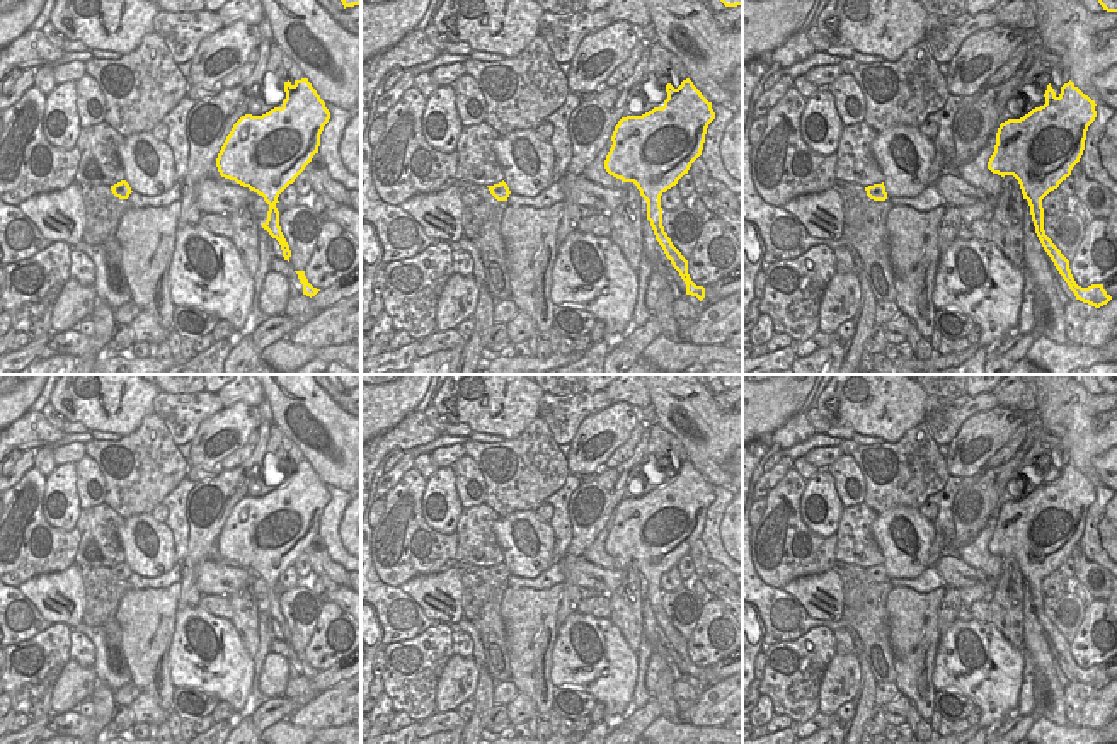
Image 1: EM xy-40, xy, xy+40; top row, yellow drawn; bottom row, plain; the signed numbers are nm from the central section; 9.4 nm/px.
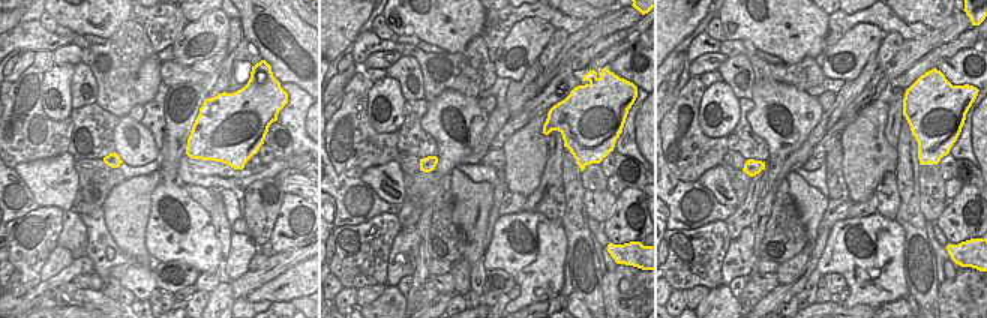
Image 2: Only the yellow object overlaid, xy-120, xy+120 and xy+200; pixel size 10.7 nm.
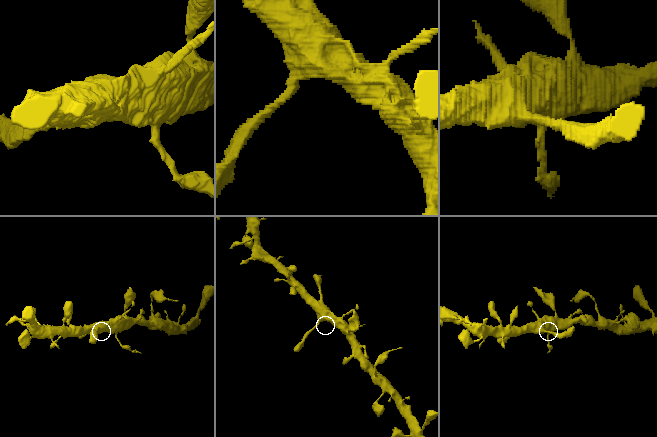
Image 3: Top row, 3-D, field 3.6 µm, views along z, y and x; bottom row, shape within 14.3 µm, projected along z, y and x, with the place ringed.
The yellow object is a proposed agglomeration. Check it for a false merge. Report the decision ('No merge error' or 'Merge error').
Merge error

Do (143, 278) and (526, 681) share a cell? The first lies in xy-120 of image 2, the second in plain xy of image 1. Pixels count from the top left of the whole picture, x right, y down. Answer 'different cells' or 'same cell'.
different cells

